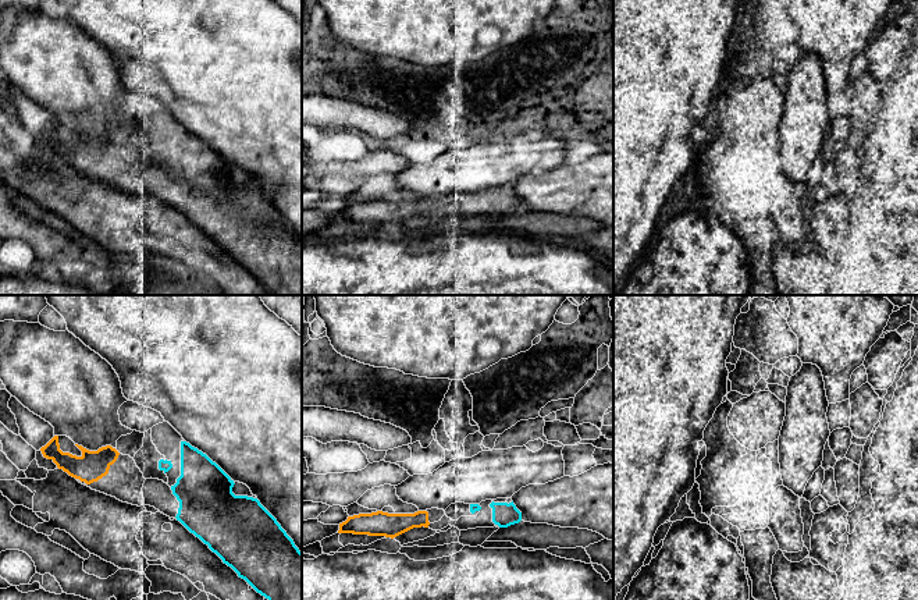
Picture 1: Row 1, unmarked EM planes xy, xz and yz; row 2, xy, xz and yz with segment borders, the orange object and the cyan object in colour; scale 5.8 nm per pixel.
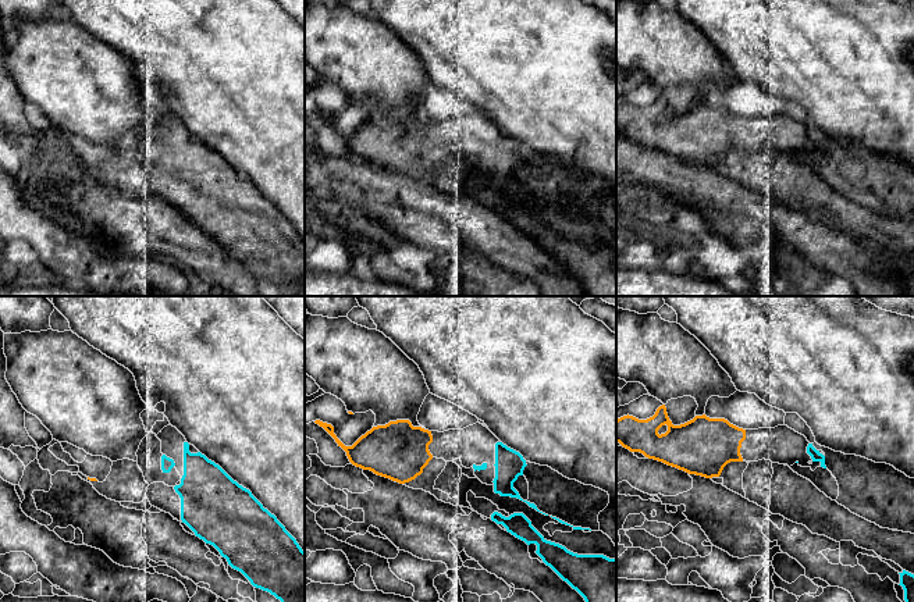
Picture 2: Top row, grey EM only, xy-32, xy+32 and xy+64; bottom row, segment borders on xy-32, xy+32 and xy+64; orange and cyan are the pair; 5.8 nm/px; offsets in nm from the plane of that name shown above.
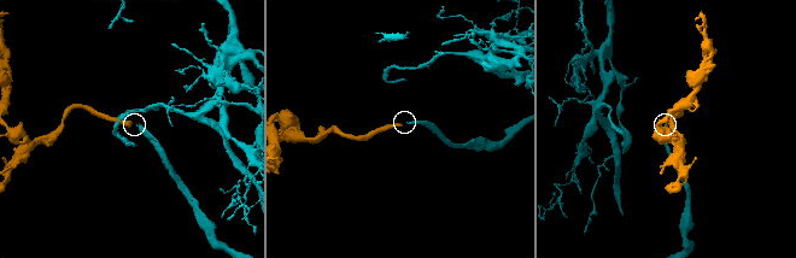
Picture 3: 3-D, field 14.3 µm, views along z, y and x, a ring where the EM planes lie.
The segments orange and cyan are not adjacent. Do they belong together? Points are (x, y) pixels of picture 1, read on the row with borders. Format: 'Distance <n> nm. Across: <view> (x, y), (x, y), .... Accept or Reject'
Distance 240 nm. Across: xy (118, 454), (159, 461). Accept

